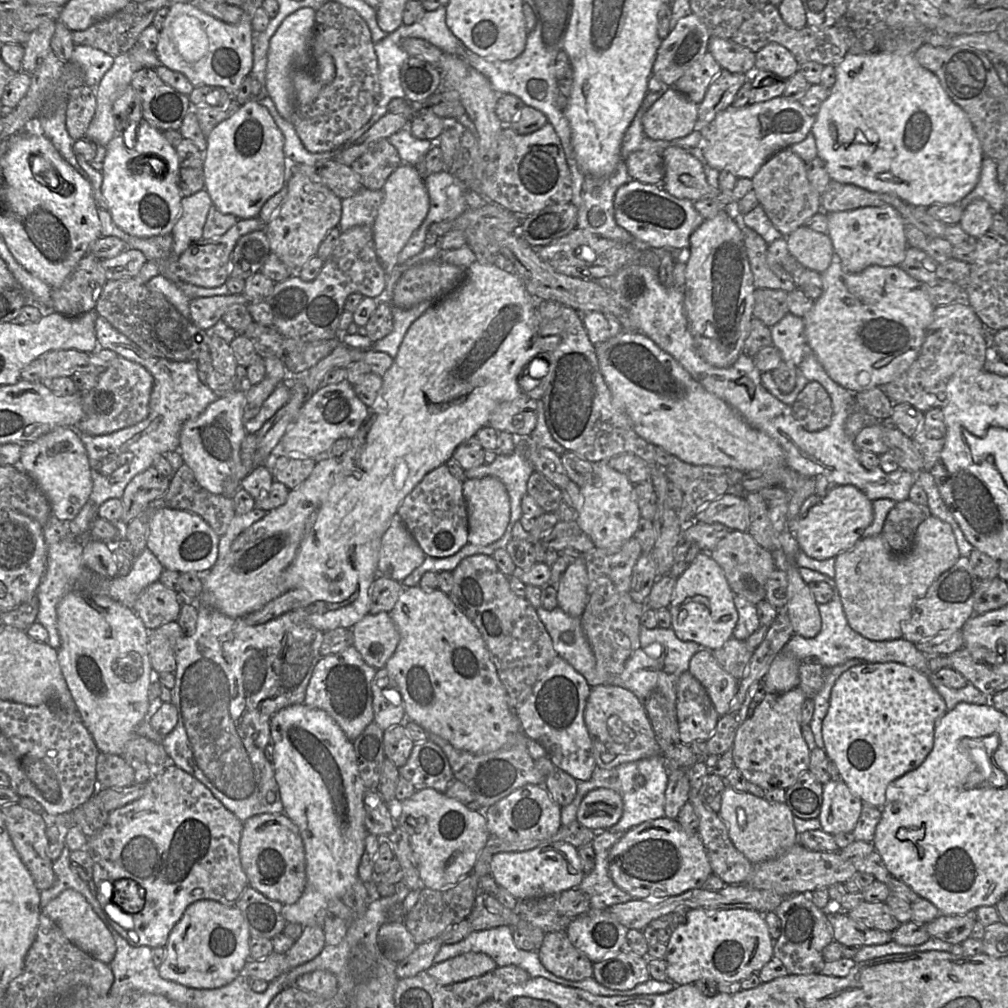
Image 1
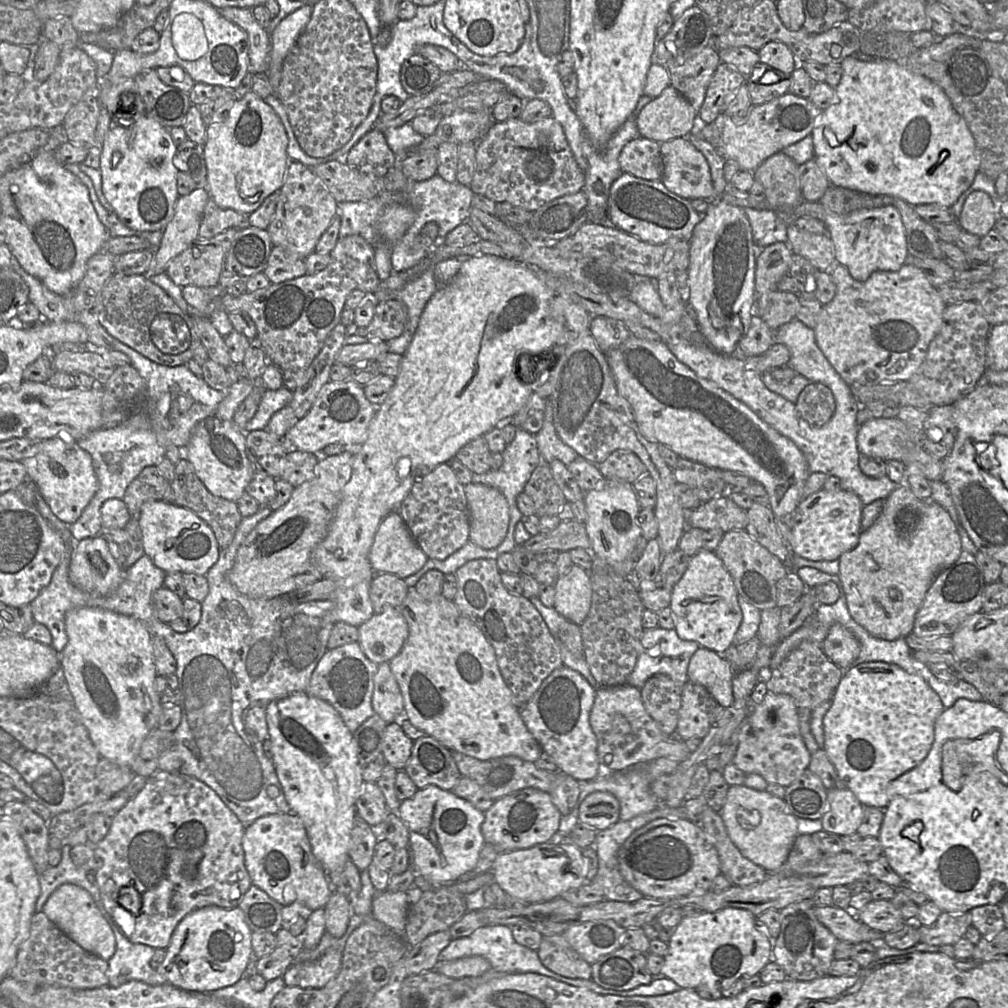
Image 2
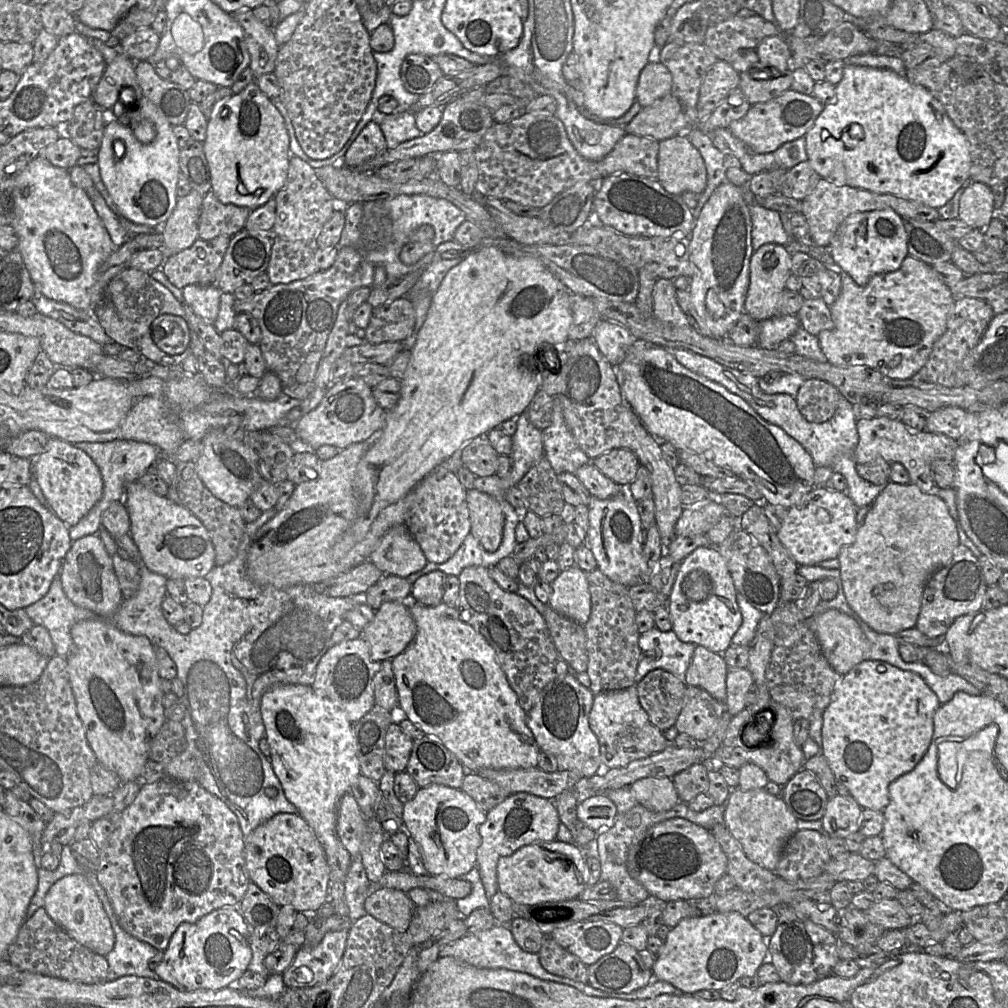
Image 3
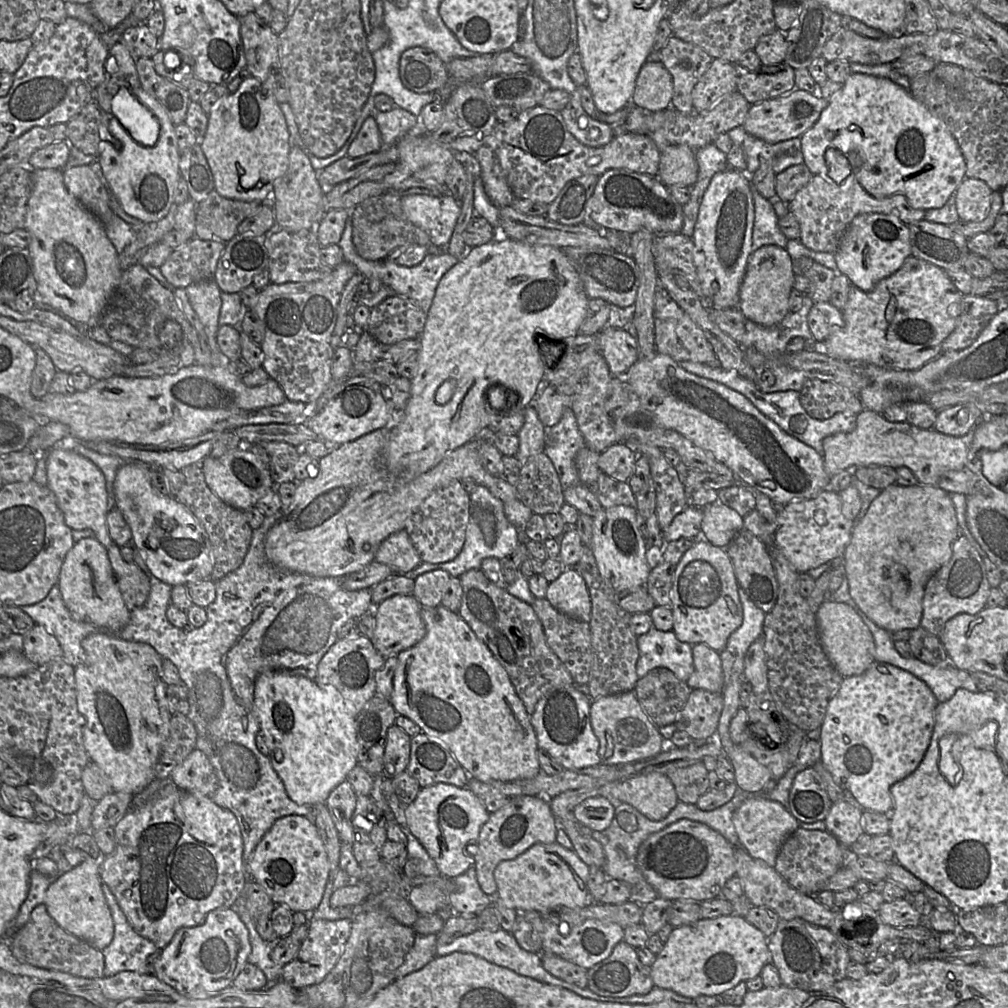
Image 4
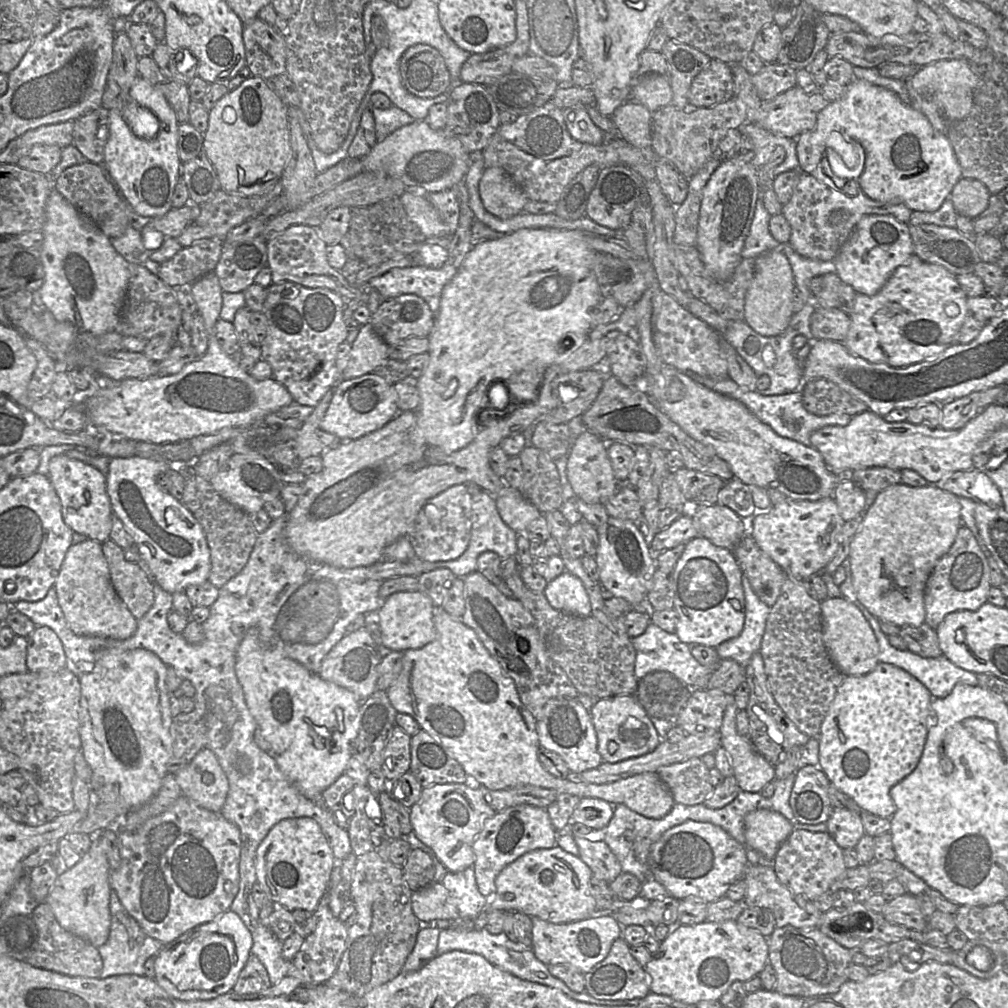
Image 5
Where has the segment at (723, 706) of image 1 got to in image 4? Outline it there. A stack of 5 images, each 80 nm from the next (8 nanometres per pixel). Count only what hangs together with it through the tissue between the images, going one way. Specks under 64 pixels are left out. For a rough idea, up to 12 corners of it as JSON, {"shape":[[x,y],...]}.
{"shape":[[692,645],[694,671],[686,684],[721,693],[720,653]]}

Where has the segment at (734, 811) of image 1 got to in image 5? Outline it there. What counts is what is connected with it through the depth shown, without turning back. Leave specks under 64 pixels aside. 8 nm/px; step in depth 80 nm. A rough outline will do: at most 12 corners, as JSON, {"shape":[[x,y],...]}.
{"shape":[[769,809],[744,818],[746,846],[772,861],[794,829]]}

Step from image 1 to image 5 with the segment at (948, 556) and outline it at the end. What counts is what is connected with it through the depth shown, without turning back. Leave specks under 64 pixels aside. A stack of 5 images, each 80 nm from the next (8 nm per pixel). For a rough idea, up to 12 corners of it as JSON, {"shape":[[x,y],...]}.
{"shape":[[899,483],[864,511],[848,558],[879,621],[921,626],[961,525],[941,484]]}

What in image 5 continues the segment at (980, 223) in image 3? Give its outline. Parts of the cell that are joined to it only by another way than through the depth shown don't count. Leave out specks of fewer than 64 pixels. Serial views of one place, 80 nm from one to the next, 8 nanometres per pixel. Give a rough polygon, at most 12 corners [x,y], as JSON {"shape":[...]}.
{"shape":[[962,177],[948,199],[958,215],[975,219],[991,193],[981,181]]}

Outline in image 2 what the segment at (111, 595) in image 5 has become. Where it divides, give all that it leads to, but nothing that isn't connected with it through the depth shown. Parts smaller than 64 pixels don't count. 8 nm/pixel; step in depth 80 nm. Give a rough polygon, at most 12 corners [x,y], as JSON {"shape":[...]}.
{"shape":[[100,534],[75,541],[73,585],[112,594],[123,569]]}

